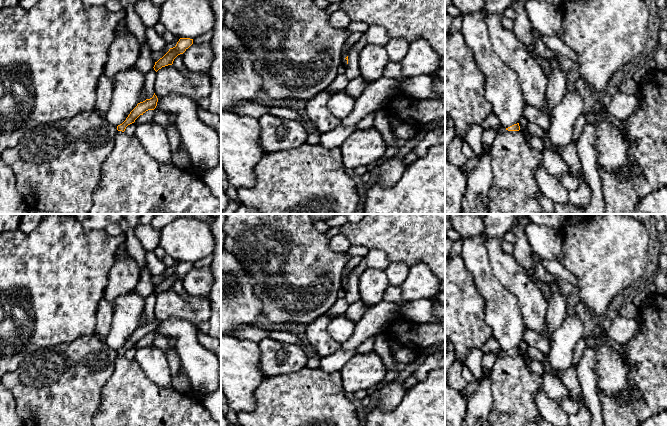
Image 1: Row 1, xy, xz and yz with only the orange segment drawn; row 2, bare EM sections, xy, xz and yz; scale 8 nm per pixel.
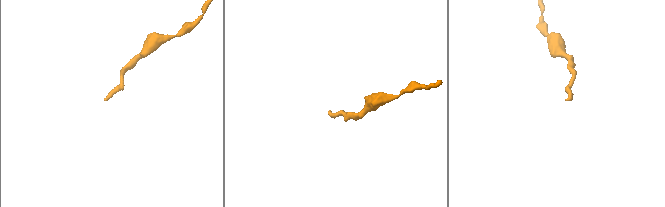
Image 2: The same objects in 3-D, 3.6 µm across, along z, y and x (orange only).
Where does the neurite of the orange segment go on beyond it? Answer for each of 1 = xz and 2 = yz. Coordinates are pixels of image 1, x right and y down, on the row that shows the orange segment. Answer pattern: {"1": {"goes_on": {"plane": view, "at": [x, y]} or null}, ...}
{"1": {"goes_on": null}, "2": {"goes_on": null}}

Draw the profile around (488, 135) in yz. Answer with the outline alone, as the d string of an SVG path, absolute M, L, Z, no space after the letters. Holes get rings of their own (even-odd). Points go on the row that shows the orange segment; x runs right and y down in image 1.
M497 127L490 128L483 131L481 136L481 144L483 146L483 153L491 150L494 139L500 134Z

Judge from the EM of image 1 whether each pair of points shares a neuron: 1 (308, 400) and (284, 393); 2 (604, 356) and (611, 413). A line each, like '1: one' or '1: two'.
1: one
2: two

